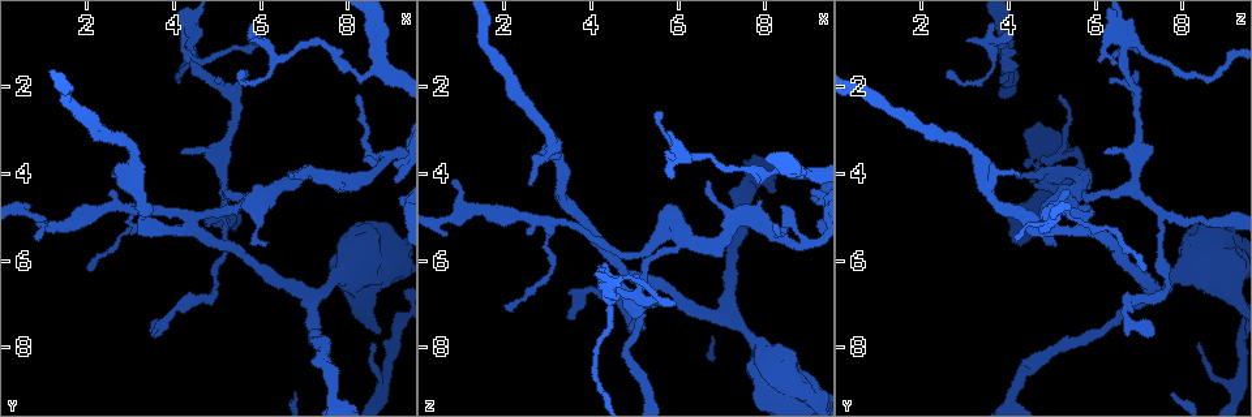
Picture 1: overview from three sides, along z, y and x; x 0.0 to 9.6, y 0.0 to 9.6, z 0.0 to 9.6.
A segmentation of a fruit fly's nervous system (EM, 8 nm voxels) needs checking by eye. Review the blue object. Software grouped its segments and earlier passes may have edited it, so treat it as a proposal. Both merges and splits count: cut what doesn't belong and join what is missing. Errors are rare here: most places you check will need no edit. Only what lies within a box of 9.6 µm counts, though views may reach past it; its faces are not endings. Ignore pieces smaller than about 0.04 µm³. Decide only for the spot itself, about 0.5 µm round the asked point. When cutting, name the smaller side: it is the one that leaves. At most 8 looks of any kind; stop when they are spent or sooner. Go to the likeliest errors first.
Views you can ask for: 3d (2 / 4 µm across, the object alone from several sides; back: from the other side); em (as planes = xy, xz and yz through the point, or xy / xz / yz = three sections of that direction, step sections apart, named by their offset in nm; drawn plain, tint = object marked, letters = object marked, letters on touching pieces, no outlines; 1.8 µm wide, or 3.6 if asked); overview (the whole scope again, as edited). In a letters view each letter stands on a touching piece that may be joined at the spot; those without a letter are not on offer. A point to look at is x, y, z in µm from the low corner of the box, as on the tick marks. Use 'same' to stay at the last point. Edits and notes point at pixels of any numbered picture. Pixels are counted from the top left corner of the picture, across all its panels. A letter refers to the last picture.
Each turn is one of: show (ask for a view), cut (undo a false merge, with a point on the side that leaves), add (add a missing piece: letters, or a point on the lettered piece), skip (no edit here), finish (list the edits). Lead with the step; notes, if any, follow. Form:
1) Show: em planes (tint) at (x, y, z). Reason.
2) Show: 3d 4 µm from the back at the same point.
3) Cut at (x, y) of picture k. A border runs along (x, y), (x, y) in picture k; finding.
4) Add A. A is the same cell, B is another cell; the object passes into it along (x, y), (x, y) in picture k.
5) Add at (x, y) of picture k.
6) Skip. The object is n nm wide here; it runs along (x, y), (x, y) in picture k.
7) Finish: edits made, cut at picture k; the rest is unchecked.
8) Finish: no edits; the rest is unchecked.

Show: em xz step 4 (tint) at (4.45, 5.25, 5.95). Sharp bend.

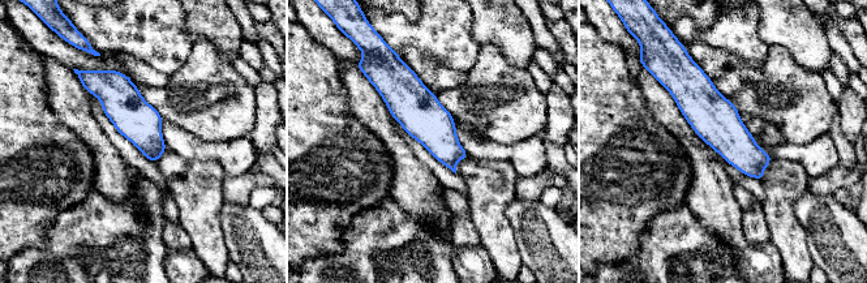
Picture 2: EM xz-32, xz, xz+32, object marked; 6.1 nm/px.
Show: em planes (letters) at the same point. Another direction.

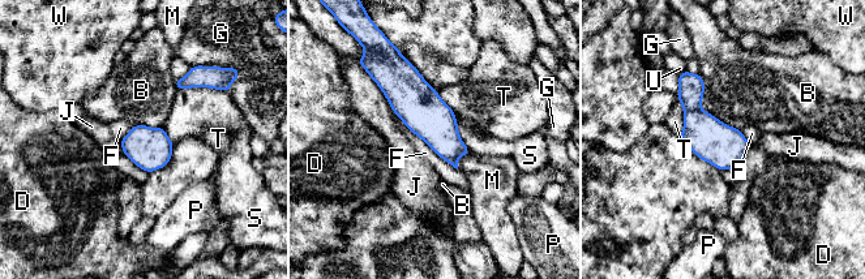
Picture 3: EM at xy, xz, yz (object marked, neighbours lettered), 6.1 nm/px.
Skip. B, D, F, G, J, M, P, S, T, U and W are other cells; a border runs along (699, 73), (701, 107), (739, 129) in picture 3; all the same neuron.

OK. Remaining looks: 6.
Show: 3d 4 µm at (3.55, 7.70, 7.40). Tapers out.

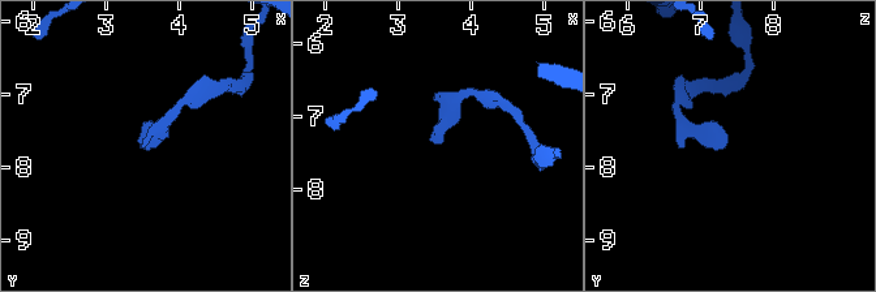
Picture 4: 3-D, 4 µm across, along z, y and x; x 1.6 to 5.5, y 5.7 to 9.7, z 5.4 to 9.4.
Show: em planes (tint) at (3.55, 7.65, 7.40).

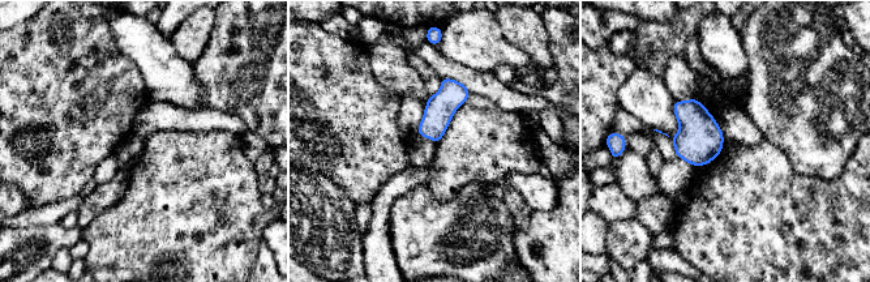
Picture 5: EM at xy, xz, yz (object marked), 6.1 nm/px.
Show: em planes (letters) at the same point. See the neighbours.

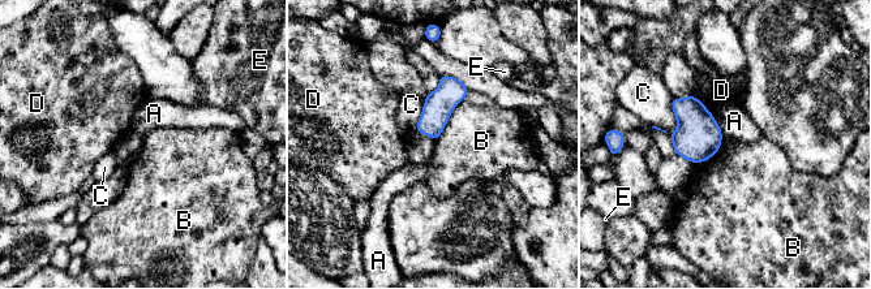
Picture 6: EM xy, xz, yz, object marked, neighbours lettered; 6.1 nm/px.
Skip. The object is 160 nm wide here; the longest contact is with B, 380 nm; A, B, C, D and E are other cells; none of them fits.

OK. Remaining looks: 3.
Show: em xy step 8 (letters) at (5.75, 0.90, 3.10).

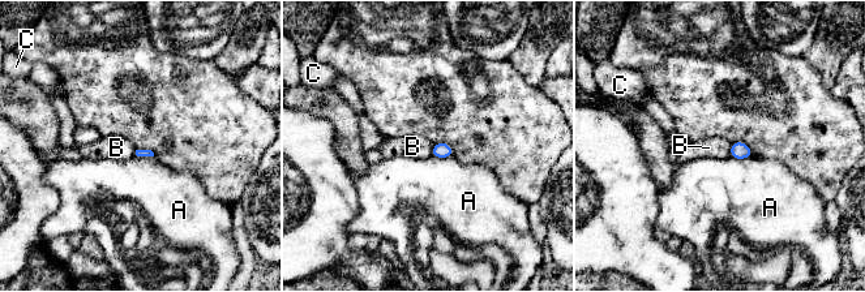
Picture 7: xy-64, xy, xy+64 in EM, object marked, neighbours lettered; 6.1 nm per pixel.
Skip. A, B and C are other cells; a border runs along (732, 142), (729, 155) in picture 7; none of them fits.

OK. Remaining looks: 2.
Finish: no edits; the rest is unchecked.

